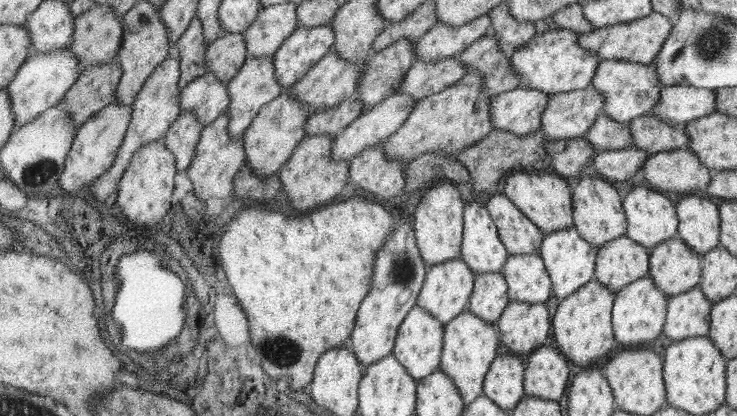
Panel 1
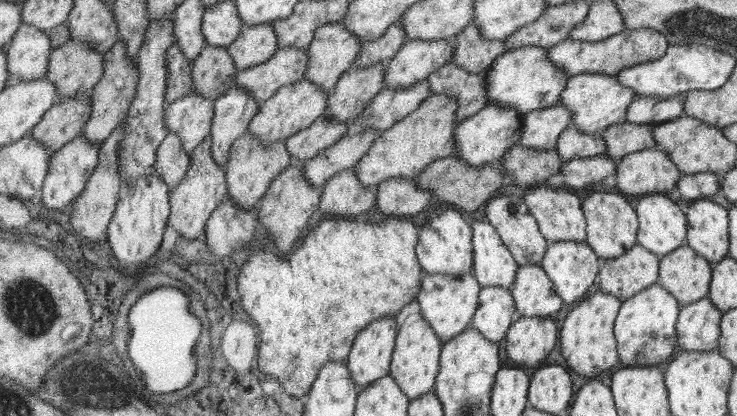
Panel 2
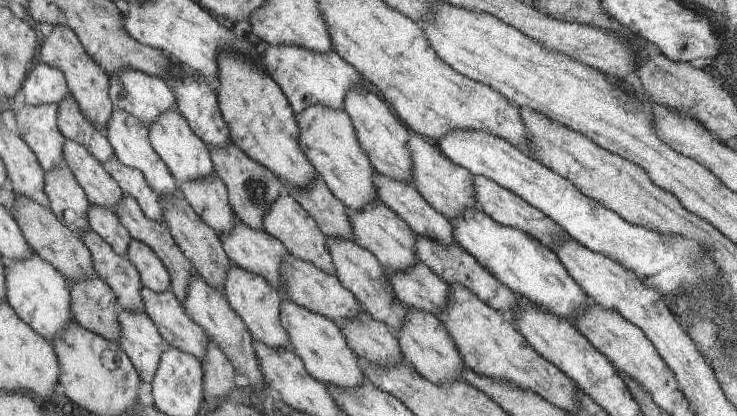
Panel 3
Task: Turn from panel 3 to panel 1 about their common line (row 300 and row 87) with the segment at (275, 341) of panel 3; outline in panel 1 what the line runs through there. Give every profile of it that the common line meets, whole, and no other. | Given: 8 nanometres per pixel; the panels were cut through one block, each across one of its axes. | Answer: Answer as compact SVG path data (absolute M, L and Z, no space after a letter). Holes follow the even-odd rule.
M248 57L238 72L228 81L228 93L231 96L228 132L232 137L242 137L251 126L254 118L264 106L283 94L283 87L275 77L275 63L272 57Z

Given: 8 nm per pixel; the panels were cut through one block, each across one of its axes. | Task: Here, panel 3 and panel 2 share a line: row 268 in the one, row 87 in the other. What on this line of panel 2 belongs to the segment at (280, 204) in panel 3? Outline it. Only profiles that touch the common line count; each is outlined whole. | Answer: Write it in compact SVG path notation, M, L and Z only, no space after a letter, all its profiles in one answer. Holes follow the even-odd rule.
M342 22L325 24L318 31L315 31L315 38L312 39L307 49L309 61L305 78L311 80L324 92L330 94L334 91L335 84L353 66L357 56L362 51L363 43L364 41L353 32L350 32Z

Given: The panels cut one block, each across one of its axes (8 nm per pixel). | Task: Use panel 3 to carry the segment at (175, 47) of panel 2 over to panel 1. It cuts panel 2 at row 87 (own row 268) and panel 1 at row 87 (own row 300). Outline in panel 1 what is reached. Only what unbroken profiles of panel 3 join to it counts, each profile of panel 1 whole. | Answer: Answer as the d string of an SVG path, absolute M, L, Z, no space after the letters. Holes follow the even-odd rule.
M195 17L186 32L177 44L177 55L181 58L179 67L182 69L182 78L179 81L179 89L187 87L187 84L206 75L210 70L207 67L208 42L203 33L203 23Z

